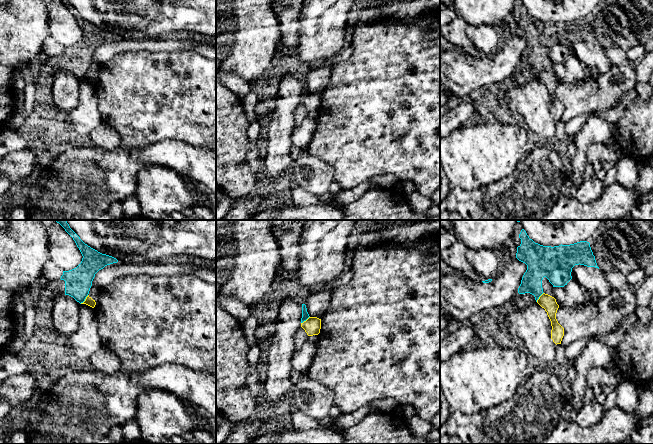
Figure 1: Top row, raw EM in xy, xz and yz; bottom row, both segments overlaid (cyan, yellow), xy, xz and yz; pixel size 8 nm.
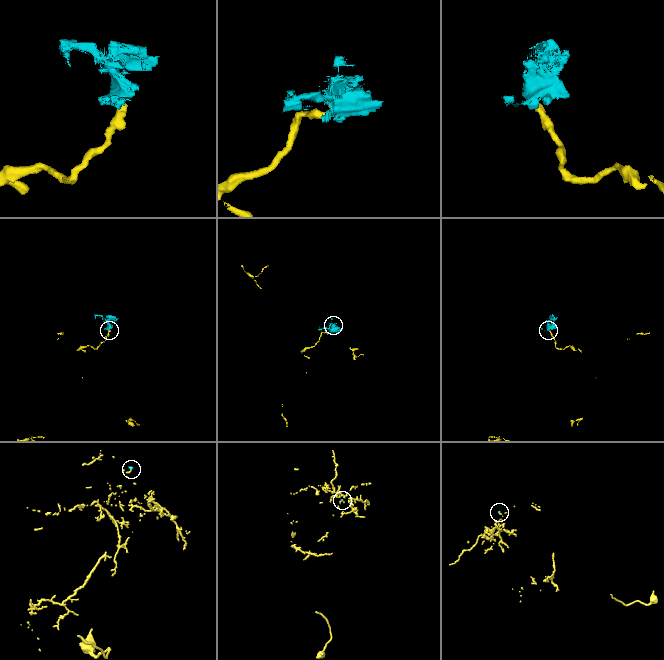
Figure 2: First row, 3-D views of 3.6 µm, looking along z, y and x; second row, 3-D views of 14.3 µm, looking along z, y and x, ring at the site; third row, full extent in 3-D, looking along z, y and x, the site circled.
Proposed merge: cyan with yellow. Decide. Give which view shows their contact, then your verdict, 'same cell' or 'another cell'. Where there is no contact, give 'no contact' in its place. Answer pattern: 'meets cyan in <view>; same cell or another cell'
meets cyan in xy; another cell

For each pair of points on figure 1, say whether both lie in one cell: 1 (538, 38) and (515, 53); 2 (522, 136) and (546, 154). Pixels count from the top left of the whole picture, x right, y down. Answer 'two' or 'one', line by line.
1: two
2: two

